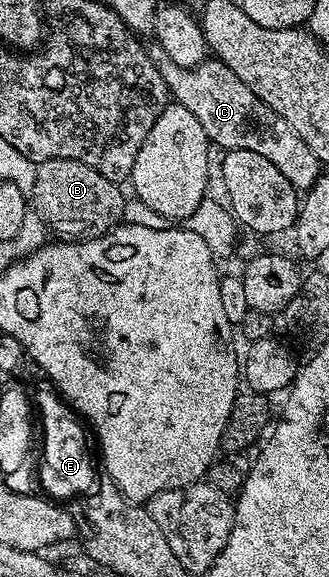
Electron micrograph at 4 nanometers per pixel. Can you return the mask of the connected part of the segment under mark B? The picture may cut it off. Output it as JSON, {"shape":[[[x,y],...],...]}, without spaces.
{"shape":[[[53,158],[37,163],[38,171],[34,181],[32,191],[32,208],[40,215],[47,231],[56,233],[66,240],[85,240],[87,238],[99,238],[102,234],[107,234],[115,226],[123,221],[127,195],[122,195],[123,187],[117,182],[108,180],[96,168],[84,164],[80,160],[71,158]]]}

